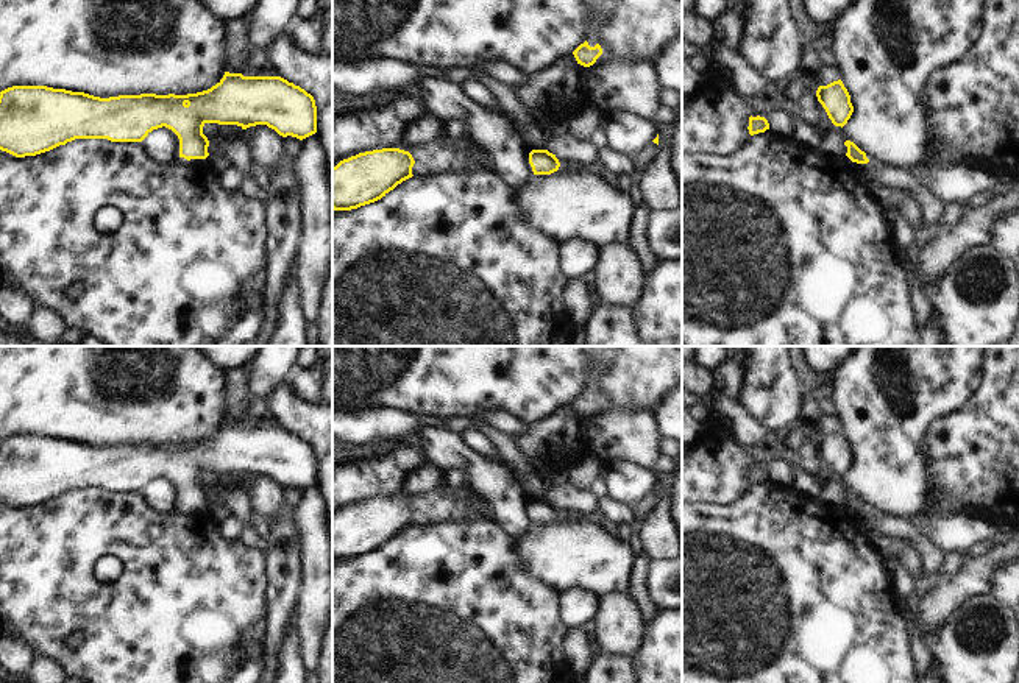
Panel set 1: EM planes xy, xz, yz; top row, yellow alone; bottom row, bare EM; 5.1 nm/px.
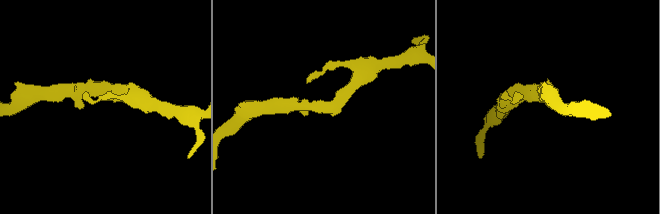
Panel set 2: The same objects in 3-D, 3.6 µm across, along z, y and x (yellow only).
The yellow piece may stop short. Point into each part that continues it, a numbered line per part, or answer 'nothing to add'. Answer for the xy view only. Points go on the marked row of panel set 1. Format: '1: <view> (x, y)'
nothing to add.

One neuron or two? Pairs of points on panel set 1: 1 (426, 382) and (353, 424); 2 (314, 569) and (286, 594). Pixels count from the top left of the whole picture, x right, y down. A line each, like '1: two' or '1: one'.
1: two
2: two

